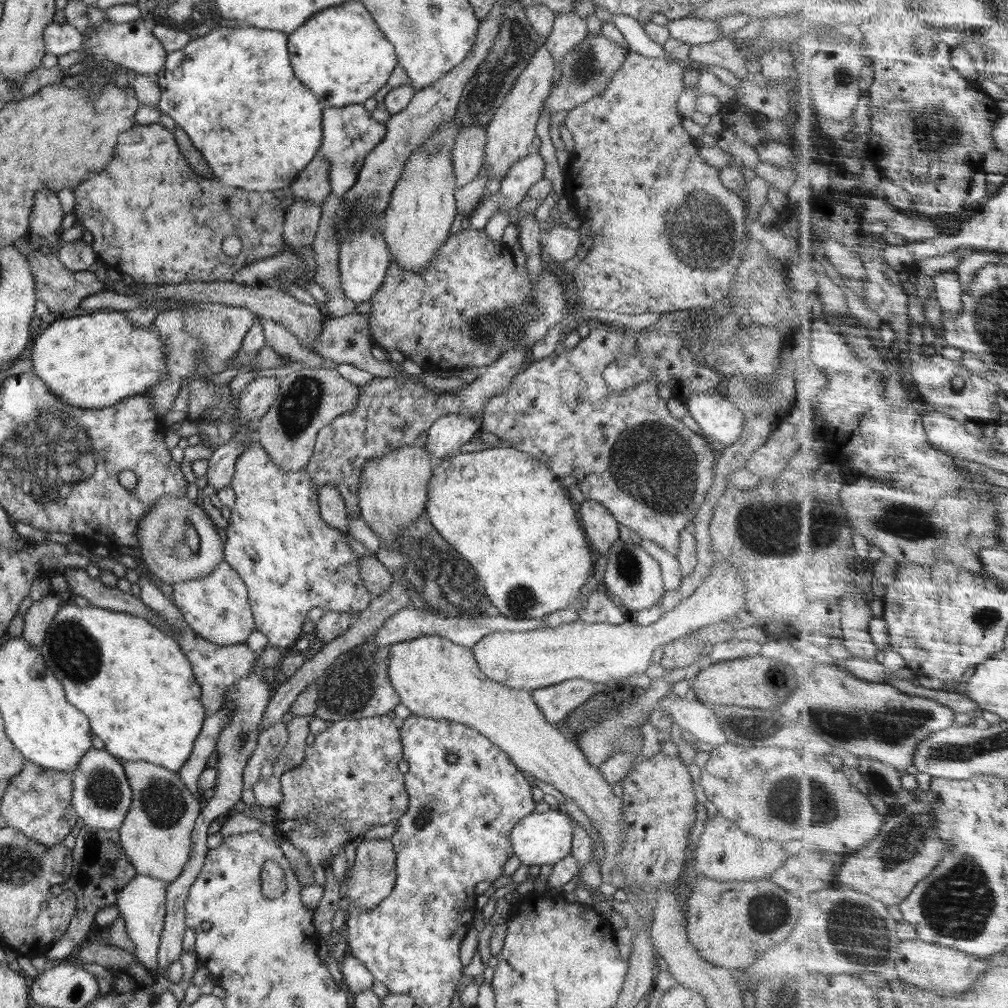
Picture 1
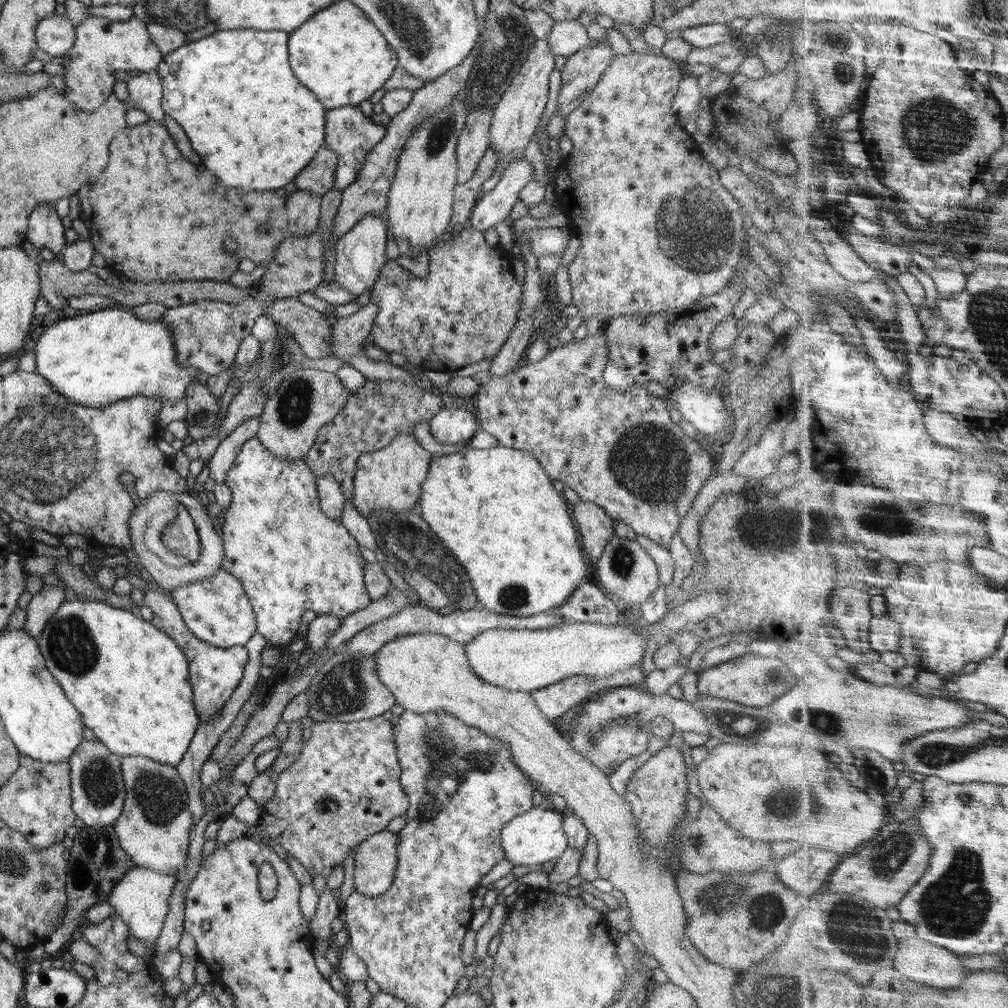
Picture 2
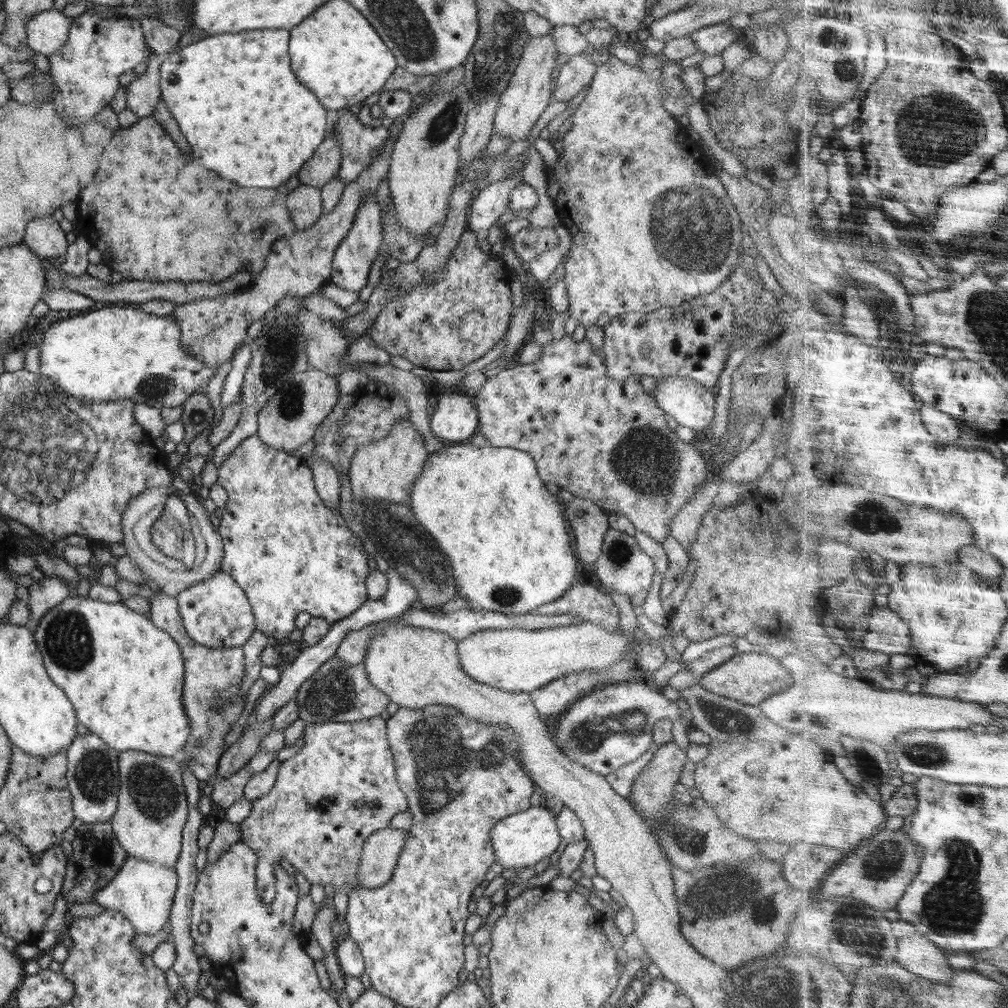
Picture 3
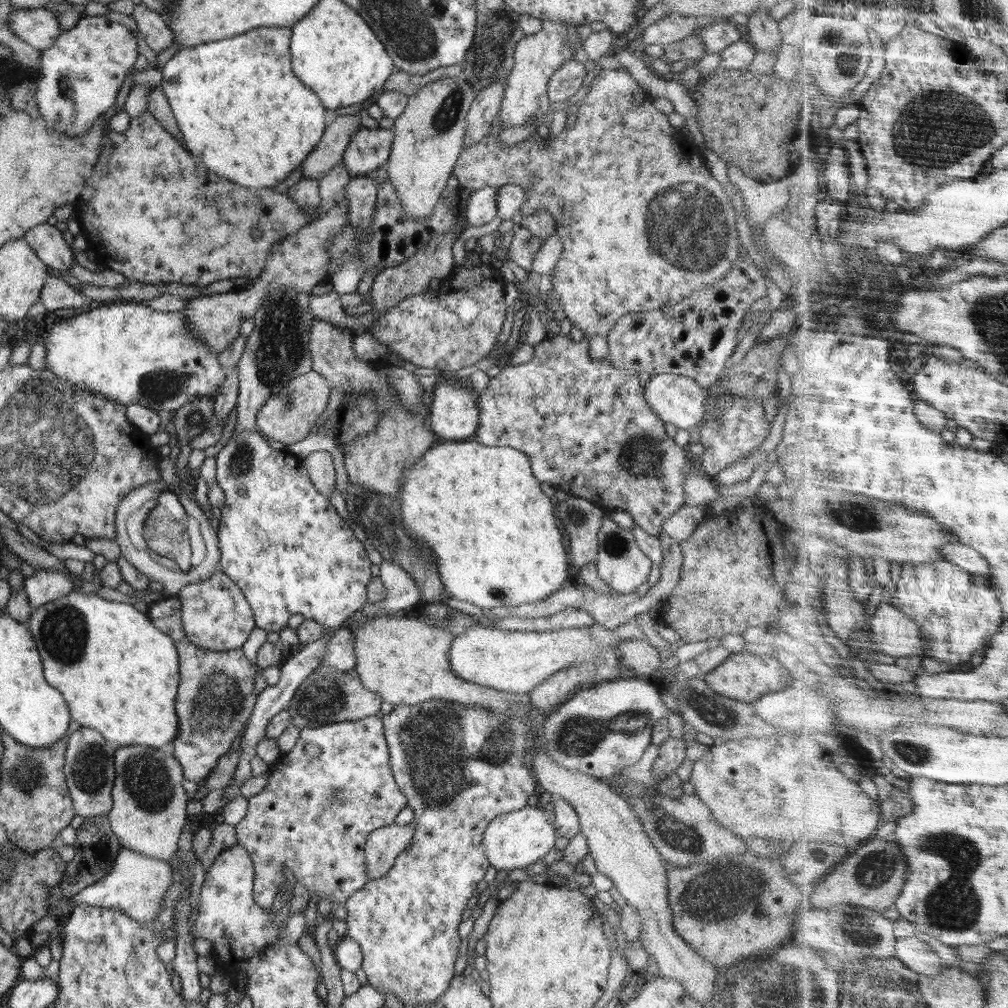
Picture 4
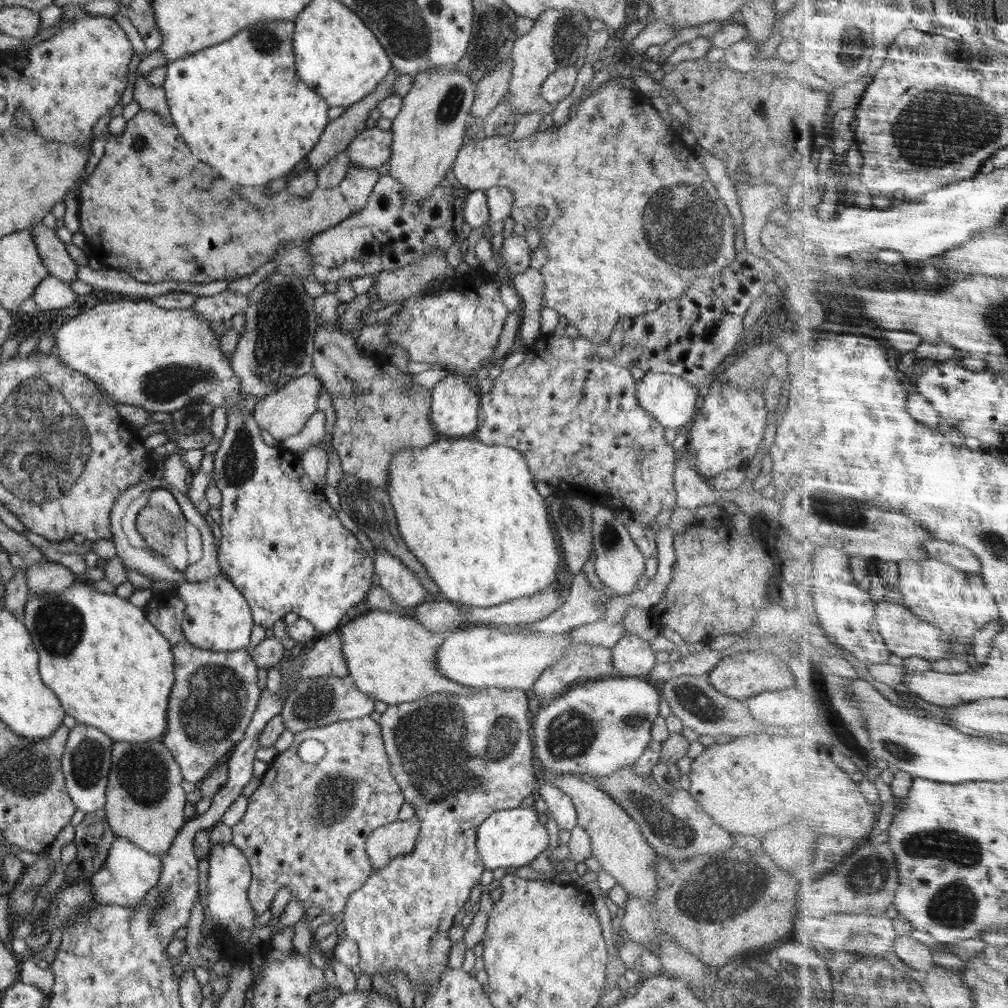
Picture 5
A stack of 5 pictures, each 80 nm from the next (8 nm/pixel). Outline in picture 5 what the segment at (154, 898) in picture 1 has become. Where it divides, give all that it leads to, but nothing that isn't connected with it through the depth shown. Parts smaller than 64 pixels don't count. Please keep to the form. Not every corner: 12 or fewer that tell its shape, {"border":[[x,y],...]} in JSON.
{"border":[[116,836],[90,882],[98,905],[134,910],[162,861]]}

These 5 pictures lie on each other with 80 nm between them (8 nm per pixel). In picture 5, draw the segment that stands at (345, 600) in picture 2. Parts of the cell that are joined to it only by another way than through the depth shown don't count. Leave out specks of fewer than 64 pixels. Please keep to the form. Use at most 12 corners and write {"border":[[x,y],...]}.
{"border":[[106,301],[54,352],[120,404],[225,406],[218,564],[254,625],[336,632],[373,559],[264,442],[192,308]]}

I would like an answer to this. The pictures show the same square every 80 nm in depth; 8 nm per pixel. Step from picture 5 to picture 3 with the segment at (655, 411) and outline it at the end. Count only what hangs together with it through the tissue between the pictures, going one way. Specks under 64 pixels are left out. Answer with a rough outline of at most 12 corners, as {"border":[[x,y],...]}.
{"border":[[689,378],[658,380],[668,418],[709,434],[716,397]]}

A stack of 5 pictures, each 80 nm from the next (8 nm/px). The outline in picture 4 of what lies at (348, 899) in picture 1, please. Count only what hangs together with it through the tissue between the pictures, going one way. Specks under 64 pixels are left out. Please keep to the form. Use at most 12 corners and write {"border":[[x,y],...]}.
{"border":[[415,822],[373,830],[365,867],[373,881],[387,875],[410,846]]}

